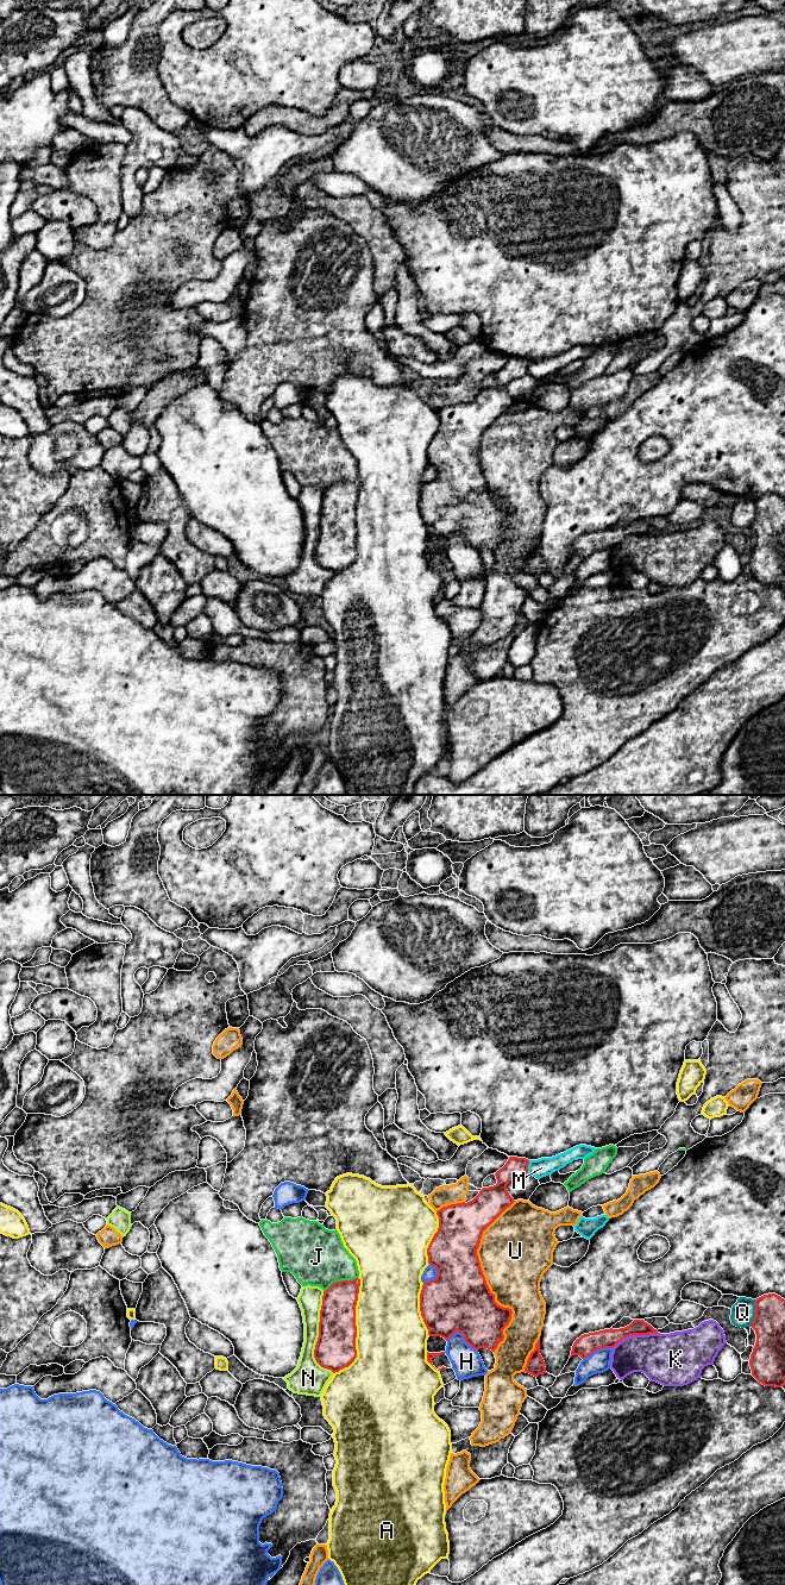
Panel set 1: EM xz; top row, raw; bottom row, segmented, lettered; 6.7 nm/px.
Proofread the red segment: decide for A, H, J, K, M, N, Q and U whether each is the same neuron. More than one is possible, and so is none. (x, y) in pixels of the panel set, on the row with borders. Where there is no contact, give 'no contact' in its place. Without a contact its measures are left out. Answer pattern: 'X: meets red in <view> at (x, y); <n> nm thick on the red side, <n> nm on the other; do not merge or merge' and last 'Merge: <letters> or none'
A: meets red in xz at (356, 1329); 280 nm thick on the red side, 480 nm on the other; do not merge
H: meets red in xz at (464, 1336); 420 nm thick on the red side, 200 nm on the other; do not merge
J: meets red in xz at (341, 1280); 240 nm thick on the red side, 400 nm on the other; do not merge
K: meets red in xz at (635, 1334); 130 nm thick on the red side, 340 nm on the other; do not merge
M: meets red in xz at (527, 1166); 140 nm thick on the red side, 130 nm on the other; do not merge
N: meets red in xz at (319, 1335); 280 nm thick on the red side, 160 nm on the other; do not merge
Q: meets red in xz at (755, 1313); 220 nm thick on the red side, 160 nm on the other; do not merge
U: meets red in xz at (484, 1279); 420 nm thick on the red side, 460 nm on the other; do not merge
Merge: none

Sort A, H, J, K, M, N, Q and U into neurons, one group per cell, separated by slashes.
A / H / J / K / M / N / Q / U

